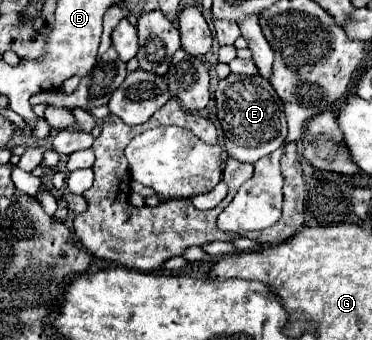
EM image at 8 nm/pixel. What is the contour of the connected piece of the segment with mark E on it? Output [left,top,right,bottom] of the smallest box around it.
[216,74,288,162]

